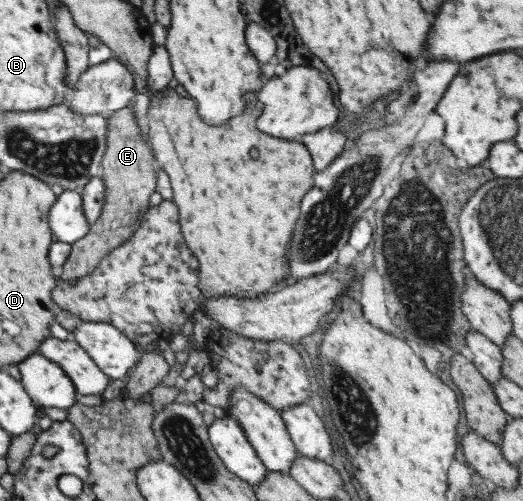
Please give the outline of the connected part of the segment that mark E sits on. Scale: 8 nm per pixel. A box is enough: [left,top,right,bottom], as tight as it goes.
[57,104,156,283]

